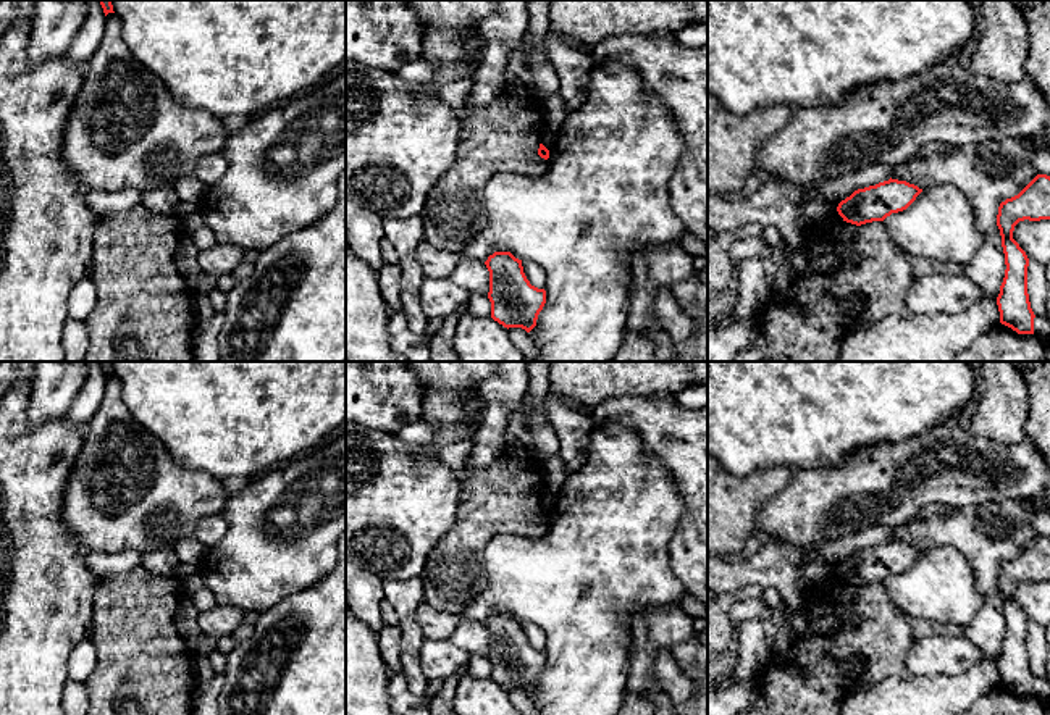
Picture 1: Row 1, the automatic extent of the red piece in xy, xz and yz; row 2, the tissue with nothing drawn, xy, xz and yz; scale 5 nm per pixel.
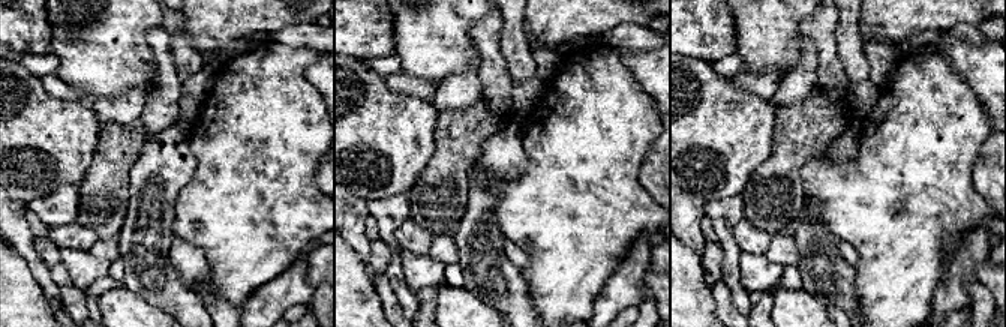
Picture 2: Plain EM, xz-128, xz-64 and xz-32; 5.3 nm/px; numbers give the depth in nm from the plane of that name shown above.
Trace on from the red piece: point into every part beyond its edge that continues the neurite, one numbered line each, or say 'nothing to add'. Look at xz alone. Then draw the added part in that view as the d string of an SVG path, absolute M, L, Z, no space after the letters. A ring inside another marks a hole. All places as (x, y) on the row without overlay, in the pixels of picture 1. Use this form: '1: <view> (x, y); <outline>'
nothing to add

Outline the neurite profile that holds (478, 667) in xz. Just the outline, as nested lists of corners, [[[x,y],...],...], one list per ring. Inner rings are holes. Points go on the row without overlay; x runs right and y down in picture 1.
[[[470,655],[465,673],[477,679],[488,679],[491,678],[491,663],[486,657]]]

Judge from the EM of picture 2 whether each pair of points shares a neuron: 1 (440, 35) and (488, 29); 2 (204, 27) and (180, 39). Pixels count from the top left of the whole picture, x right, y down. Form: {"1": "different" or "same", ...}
{"1": "different", "2": "different"}

